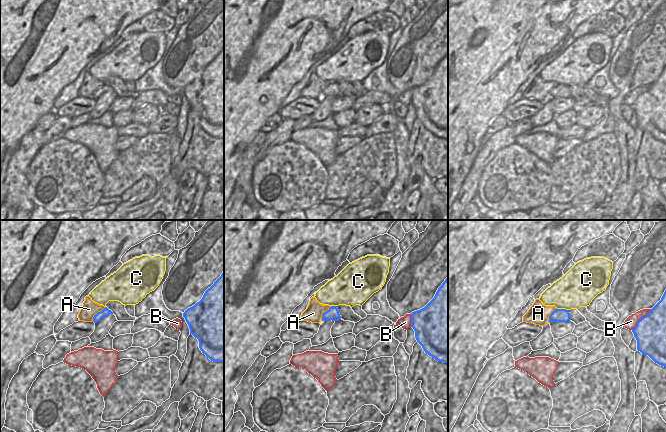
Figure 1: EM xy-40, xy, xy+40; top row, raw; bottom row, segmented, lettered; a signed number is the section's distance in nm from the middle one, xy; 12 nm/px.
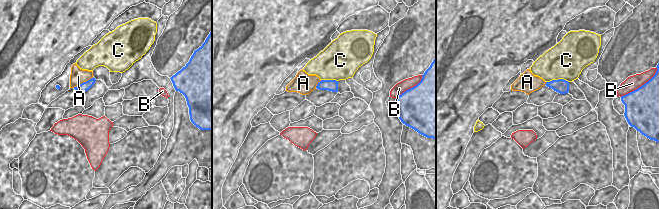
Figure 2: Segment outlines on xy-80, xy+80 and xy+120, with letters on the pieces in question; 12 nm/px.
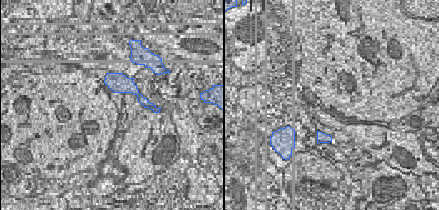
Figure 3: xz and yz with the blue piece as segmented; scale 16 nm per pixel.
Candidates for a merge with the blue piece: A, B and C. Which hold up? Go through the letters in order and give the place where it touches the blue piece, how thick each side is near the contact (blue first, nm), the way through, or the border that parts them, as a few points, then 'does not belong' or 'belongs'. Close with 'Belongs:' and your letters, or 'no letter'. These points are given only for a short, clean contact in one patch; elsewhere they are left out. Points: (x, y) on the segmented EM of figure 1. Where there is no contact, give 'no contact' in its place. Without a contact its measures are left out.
A: xy-40 (97, 313) | 100/190 nm | does not belong
B: xy+40 (640, 319) | 380/140 nm | does not belong
C: xy+40 (562, 309) | 170/420 nm | does not belong
Belongs: no letter

